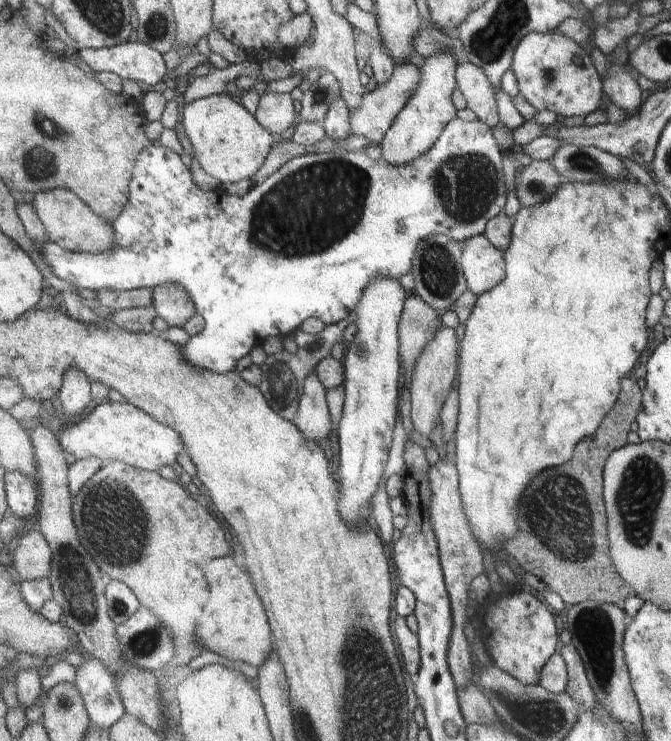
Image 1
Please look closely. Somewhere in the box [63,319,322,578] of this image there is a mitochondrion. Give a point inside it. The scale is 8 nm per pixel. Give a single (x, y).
(115, 521)

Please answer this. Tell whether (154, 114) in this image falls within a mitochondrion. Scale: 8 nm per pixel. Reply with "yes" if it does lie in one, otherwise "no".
no

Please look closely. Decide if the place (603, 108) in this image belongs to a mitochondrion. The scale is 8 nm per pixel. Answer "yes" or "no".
no

